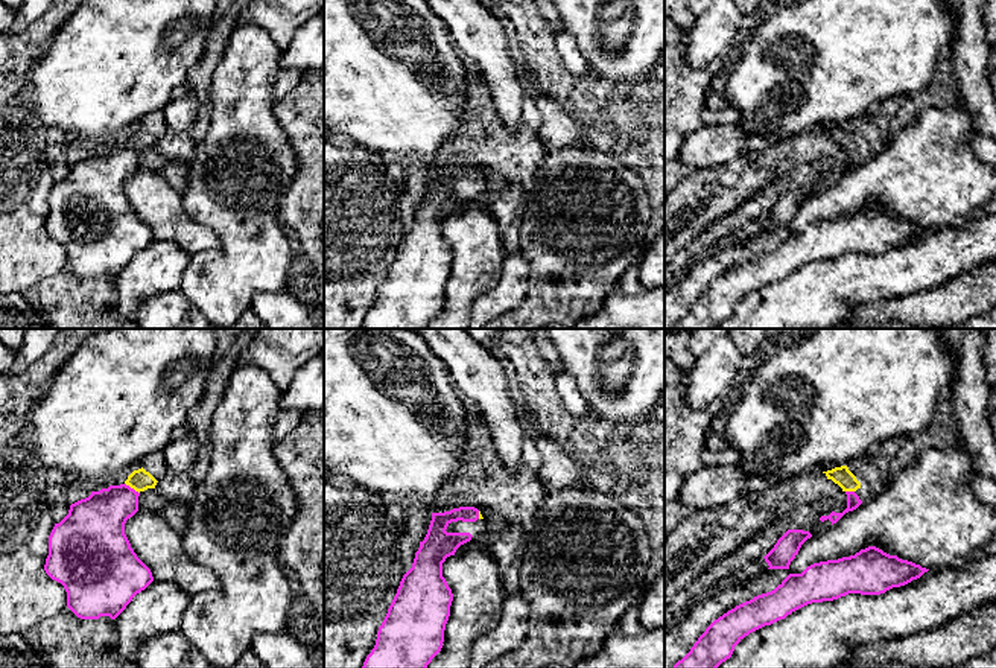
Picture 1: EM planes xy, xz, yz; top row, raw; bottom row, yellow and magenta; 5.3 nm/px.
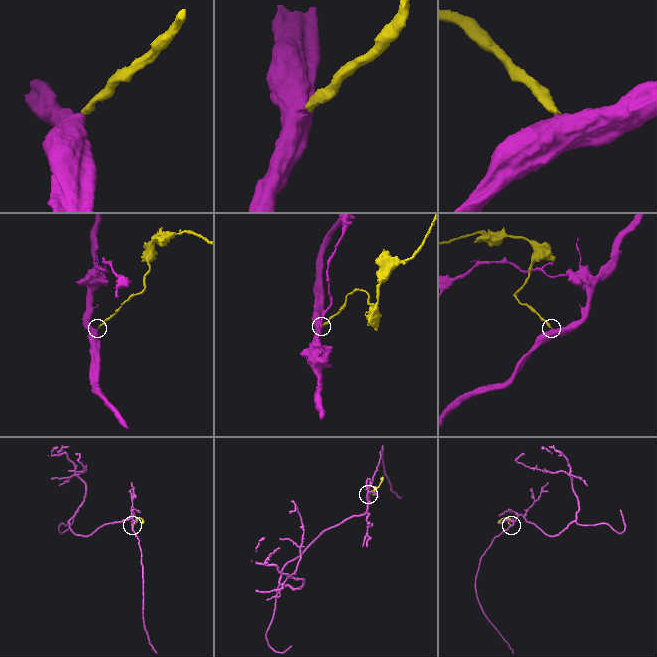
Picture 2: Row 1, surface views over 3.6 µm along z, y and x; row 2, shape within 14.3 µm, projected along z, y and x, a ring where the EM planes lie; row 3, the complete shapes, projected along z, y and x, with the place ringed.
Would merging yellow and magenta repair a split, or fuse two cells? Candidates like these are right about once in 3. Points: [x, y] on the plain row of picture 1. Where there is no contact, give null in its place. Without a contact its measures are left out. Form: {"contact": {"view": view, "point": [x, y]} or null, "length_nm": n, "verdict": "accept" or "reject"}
{"contact": {"view": "xy", "point": [133, 146]}, "length_nm": 100, "verdict": "accept"}

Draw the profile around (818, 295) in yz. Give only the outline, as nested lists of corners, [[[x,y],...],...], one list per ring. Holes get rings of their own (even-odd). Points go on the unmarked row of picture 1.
[[[996,215],[967,218],[955,227],[929,228],[920,237],[880,254],[849,253],[807,263],[741,298],[731,317],[716,329],[835,329],[858,304],[938,288],[991,260],[996,260]]]

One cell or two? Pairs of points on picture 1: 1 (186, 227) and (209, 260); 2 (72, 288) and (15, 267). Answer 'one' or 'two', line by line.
1: two
2: two

